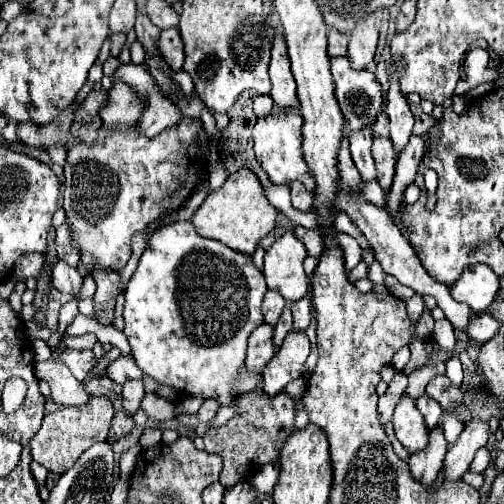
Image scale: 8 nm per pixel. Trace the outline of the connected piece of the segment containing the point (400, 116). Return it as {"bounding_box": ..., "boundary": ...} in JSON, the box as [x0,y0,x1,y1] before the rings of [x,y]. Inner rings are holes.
{"bounding_box":[385,63,413,151],"boundary":[[[389,63],[389,75],[391,75],[391,87],[389,87],[389,93],[387,93],[385,113],[391,119],[391,141],[393,141],[393,147],[397,151],[401,151],[409,143],[409,137],[411,137],[411,131],[413,131],[413,113],[409,109],[409,103],[407,103],[405,95],[399,89],[393,63]]]}

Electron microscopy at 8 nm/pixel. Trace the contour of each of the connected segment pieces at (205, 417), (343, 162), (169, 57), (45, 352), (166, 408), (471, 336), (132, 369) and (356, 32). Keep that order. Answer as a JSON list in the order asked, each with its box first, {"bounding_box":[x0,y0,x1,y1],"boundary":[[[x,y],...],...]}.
[{"bounding_box":[197,401,219,423],"boundary":[[[205,401],[205,403],[201,405],[201,411],[197,413],[197,421],[199,421],[199,423],[209,423],[209,421],[215,417],[217,409],[219,409],[217,401]]]},{"bounding_box":[337,135,361,191],"boundary":[[[345,135],[343,141],[341,141],[341,149],[339,149],[337,161],[339,161],[339,165],[337,165],[337,169],[339,169],[339,181],[345,187],[349,187],[349,189],[359,191],[361,189],[361,177],[357,173],[357,167],[353,165],[351,153],[349,153],[349,135]]]},{"bounding_box":[159,27,183,69],"boundary":[[[175,27],[167,29],[167,31],[161,31],[161,37],[159,37],[159,49],[161,49],[161,55],[165,55],[165,61],[171,69],[181,69],[183,67],[183,41],[179,37],[179,31]]]},{"bounding_box":[33,339,51,361],"boundary":[[[37,339],[37,341],[33,343],[33,357],[35,357],[35,361],[47,361],[47,359],[51,357],[49,345],[47,345],[45,341]]]},{"bounding_box":[141,393,175,423],"boundary":[[[147,393],[141,401],[141,409],[145,411],[145,415],[155,421],[155,423],[163,423],[163,421],[169,421],[175,417],[175,405],[161,399],[159,395],[155,393]]]},{"bounding_box":[463,313,499,343],"boundary":[[[483,313],[483,315],[477,315],[473,317],[473,321],[469,321],[469,329],[463,329],[465,337],[471,341],[471,343],[485,343],[491,339],[491,333],[495,333],[499,329],[499,323],[495,319],[491,319],[489,313]]]},{"bounding_box":[107,357,145,385],"boundary":[[[119,357],[119,359],[115,359],[115,361],[109,365],[107,375],[109,375],[109,379],[113,379],[115,383],[123,385],[123,383],[127,383],[127,381],[131,381],[131,379],[141,379],[145,373],[135,365],[135,361],[133,361],[131,357]]]},{"bounding_box":[349,15,377,69],"boundary":[[[369,15],[357,23],[349,37],[349,61],[353,69],[367,69],[373,63],[377,47],[377,29],[375,15]]]}]

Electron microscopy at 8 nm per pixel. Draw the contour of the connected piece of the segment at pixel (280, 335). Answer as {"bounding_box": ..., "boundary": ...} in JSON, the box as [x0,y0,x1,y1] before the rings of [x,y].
{"bounding_box":[273,303,291,349],"boundary":[[[287,303],[285,305],[285,309],[283,309],[283,313],[281,313],[281,317],[279,317],[279,323],[275,325],[275,335],[273,335],[273,345],[279,349],[281,347],[281,343],[283,343],[283,339],[285,339],[285,335],[291,331],[291,305]]]}

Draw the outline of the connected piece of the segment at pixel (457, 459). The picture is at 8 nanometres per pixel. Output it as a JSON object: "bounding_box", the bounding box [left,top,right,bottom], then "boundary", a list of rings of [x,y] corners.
{"bounding_box":[443,419,491,481],"boundary":[[[471,419],[465,425],[465,429],[463,429],[461,437],[457,439],[457,443],[451,445],[449,451],[447,451],[447,457],[445,457],[445,463],[443,463],[443,477],[451,479],[451,481],[461,479],[461,475],[469,469],[477,449],[487,445],[489,433],[491,431],[489,431],[487,421]]]}

